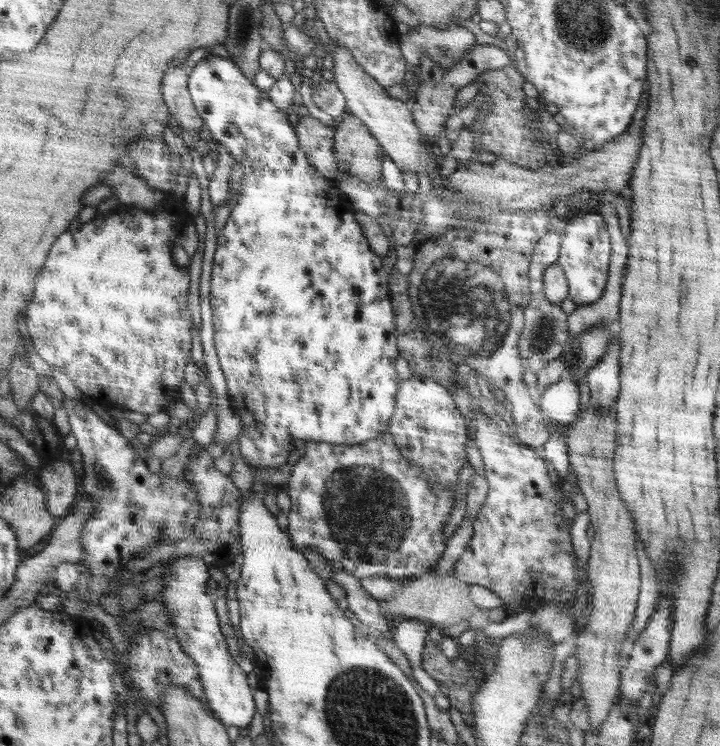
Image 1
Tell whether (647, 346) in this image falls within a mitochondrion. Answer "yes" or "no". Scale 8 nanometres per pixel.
no

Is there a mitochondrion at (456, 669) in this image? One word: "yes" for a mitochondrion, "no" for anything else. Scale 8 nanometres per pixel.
no

